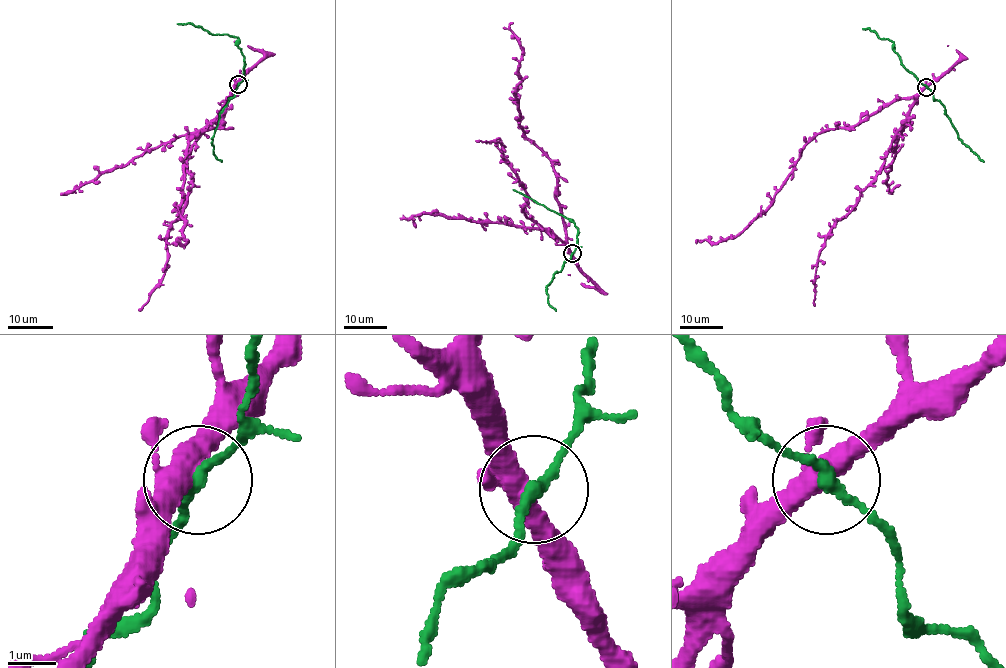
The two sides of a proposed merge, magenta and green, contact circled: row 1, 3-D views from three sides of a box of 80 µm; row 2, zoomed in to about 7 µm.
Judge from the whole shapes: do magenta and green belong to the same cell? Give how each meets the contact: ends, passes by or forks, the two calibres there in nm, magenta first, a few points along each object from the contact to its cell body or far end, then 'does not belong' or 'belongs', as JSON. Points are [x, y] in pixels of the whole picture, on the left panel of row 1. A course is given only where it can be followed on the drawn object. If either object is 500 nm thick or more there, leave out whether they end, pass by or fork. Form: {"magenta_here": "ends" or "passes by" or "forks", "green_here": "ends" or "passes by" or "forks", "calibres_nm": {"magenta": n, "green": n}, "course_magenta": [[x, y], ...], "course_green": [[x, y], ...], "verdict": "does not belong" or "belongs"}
{"magenta_here": "forks", "green_here": "passes by", "calibres_nm": {"magenta": 360, "green": 240}, "course_magenta": [[238, 84], [222, 113], [223, 124], [203, 131], [190, 142], [180, 208], [186, 242], [173, 243], [177, 244]], "course_green": [[239, 84], [244, 65], [244, 56], [238, 46], [239, 39], [228, 35], [211, 35], [192, 23], [177, 23]], "verdict": "belongs"}

